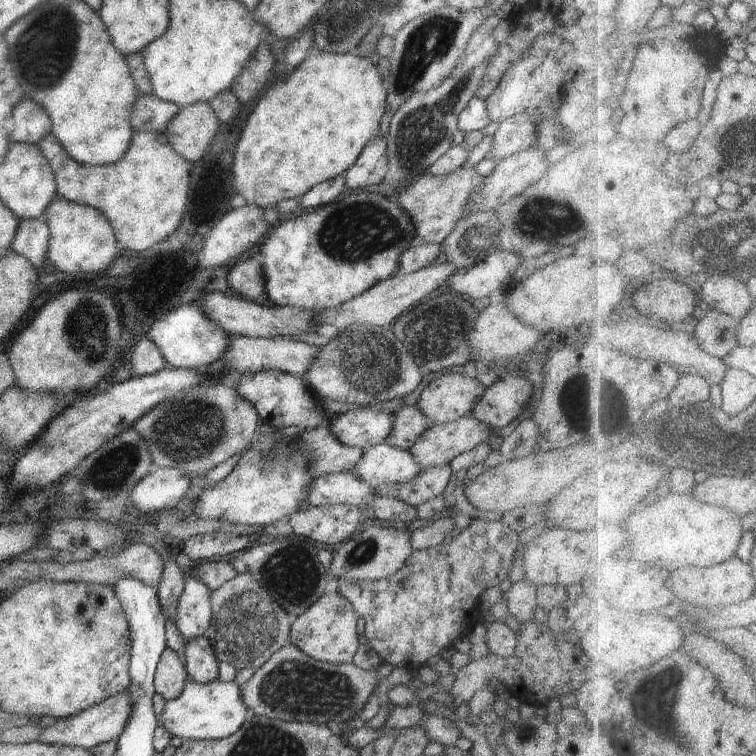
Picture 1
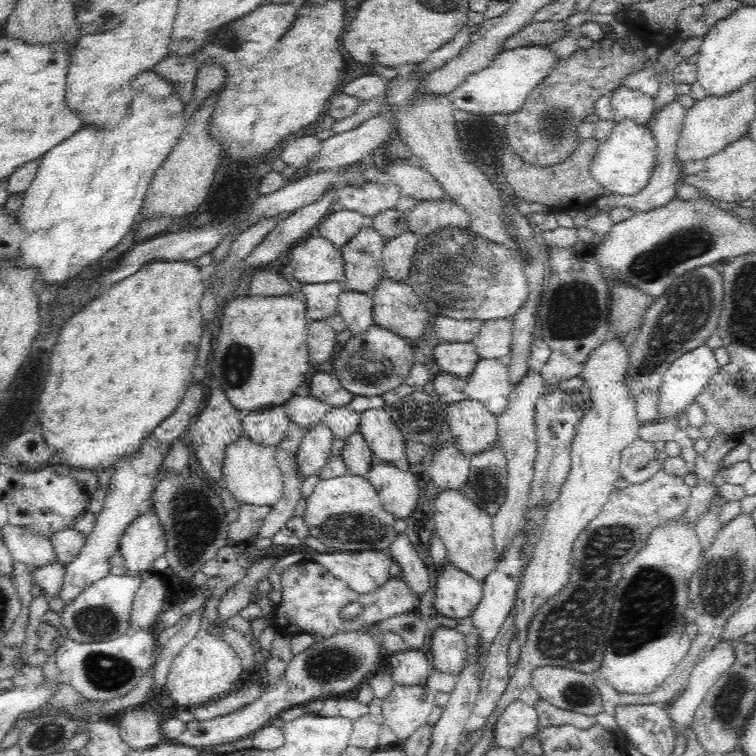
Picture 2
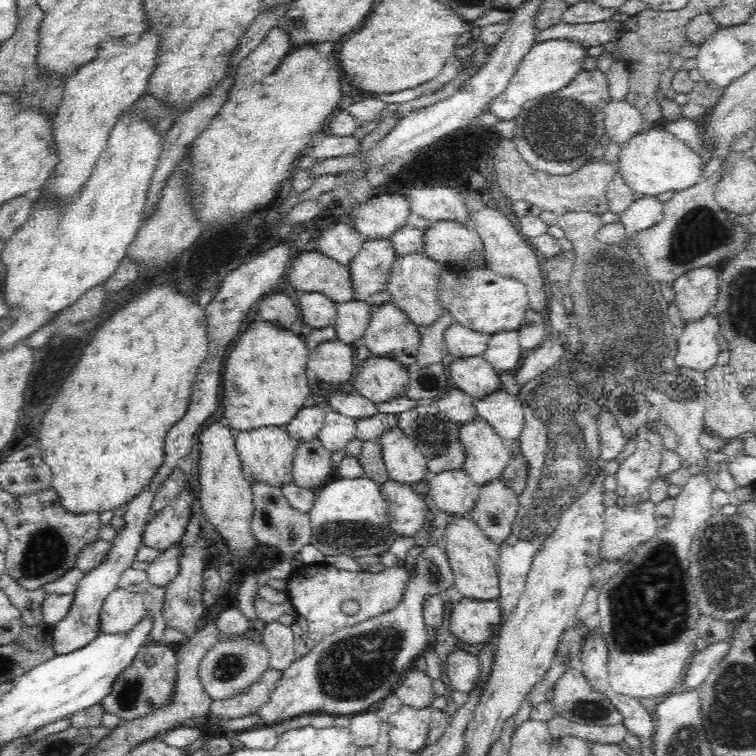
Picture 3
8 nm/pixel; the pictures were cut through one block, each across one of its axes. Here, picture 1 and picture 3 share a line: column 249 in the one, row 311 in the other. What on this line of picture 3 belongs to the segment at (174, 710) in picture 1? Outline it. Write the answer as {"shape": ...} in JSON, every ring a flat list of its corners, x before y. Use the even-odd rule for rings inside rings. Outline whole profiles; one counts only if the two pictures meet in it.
{"shape":[[714,310,702,318,687,322,677,332,677,353,674,358,676,365,700,371,702,374,718,366,719,333,720,321]]}

